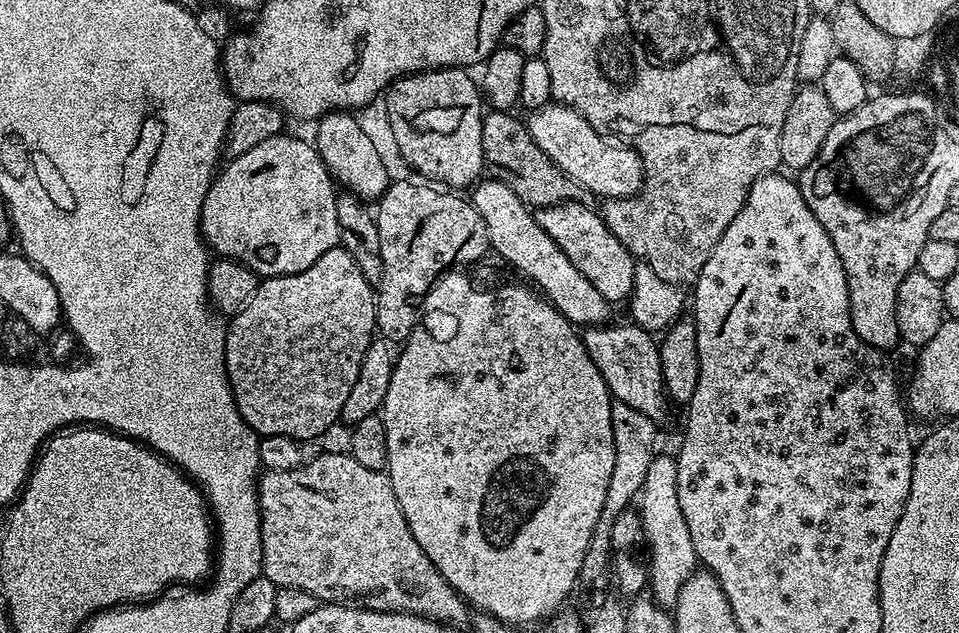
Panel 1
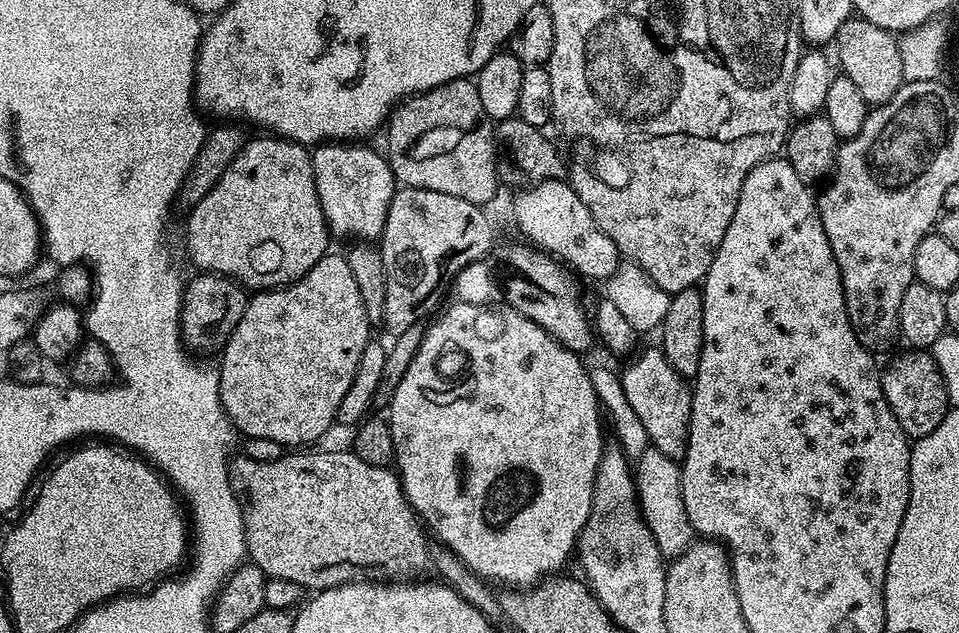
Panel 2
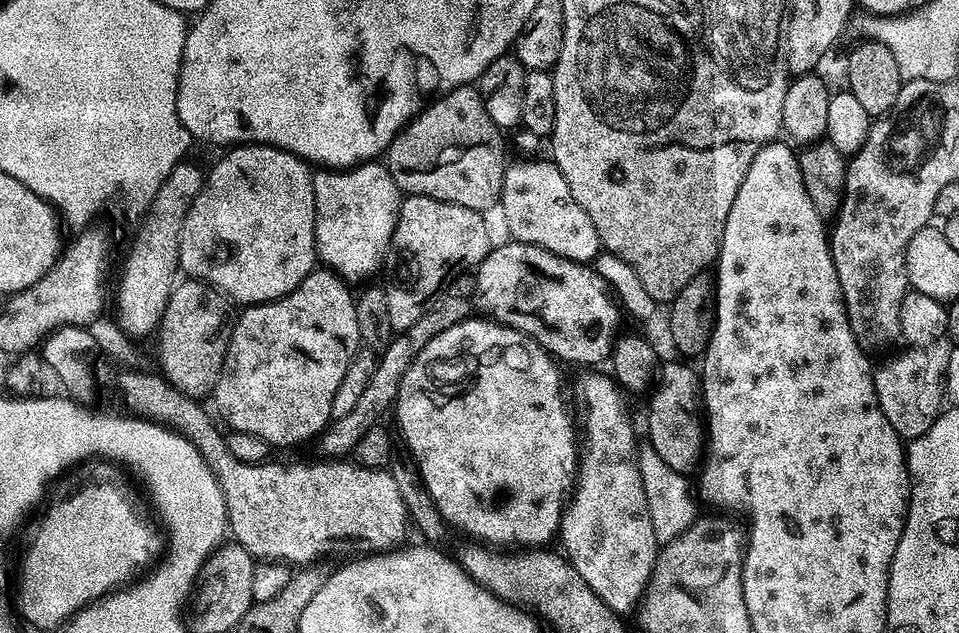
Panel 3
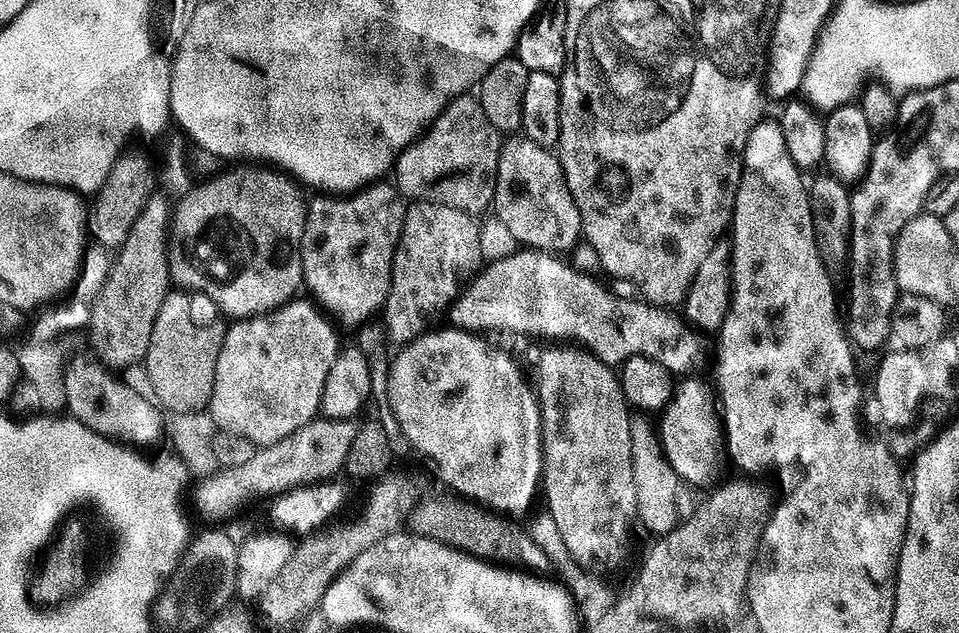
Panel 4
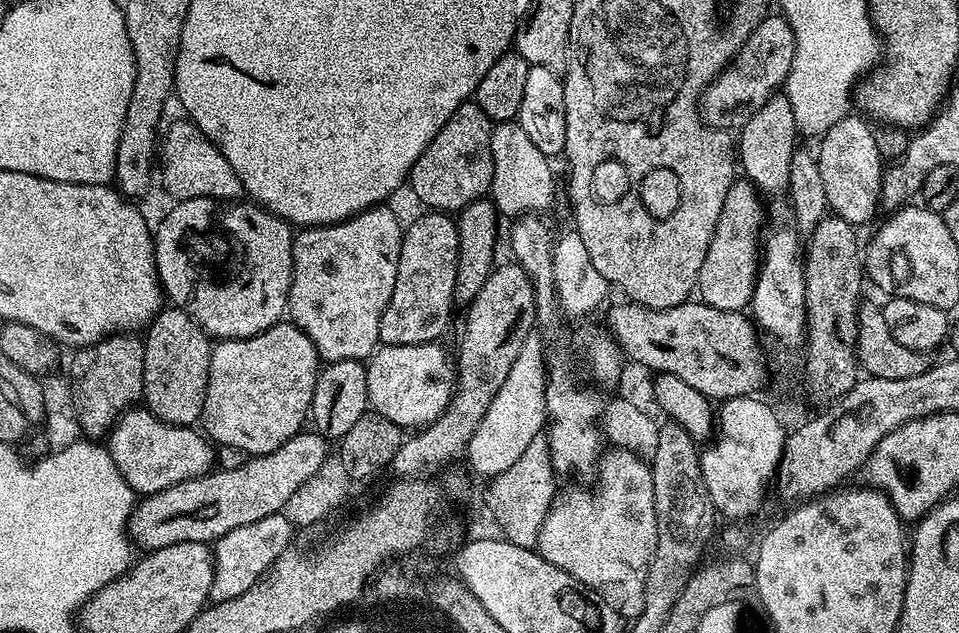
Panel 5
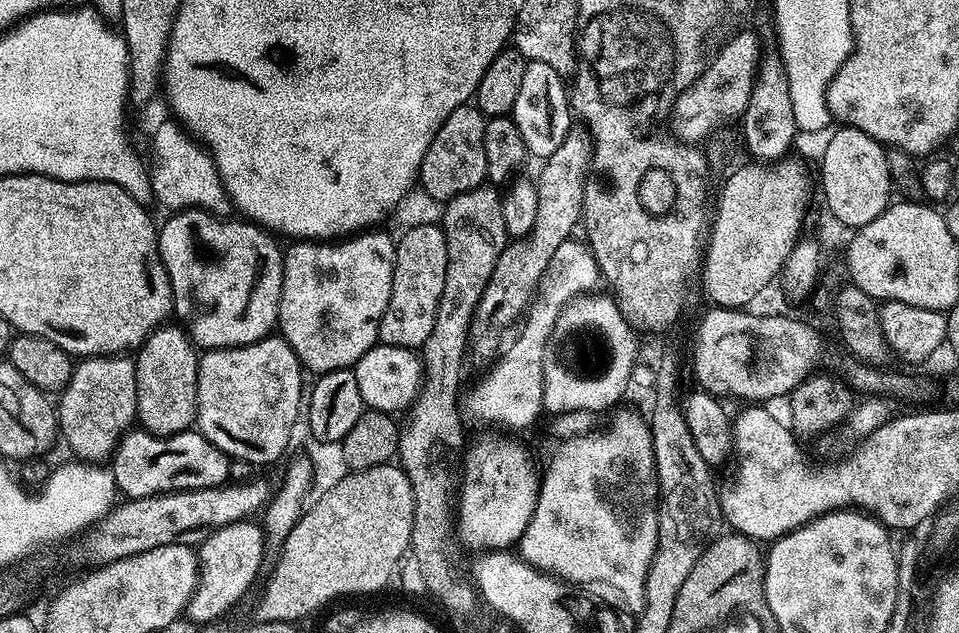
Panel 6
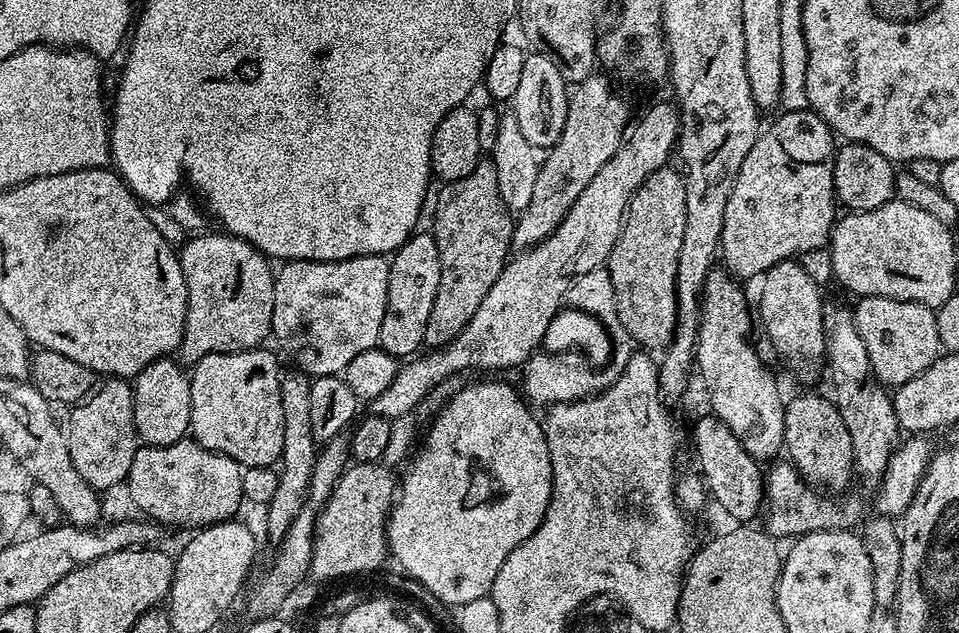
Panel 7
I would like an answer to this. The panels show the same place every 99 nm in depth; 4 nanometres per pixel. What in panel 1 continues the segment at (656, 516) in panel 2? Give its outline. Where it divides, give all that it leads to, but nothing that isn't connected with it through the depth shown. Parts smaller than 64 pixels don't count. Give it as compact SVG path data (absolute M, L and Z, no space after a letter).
M657 454L650 462L650 470L646 470L646 482L642 482L642 490L638 497L638 513L643 524L643 539L646 547L652 551L650 563L650 592L657 604L661 606L675 605L678 594L686 582L686 578L697 569L698 561L694 542L690 542L690 529L686 526L686 518L682 518L682 506L678 506L678 470L676 461L670 455Z

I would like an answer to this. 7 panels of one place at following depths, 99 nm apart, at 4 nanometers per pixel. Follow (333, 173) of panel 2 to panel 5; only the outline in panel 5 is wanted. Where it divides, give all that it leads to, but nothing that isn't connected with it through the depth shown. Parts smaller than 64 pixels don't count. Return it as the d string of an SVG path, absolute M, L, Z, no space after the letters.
M377 206L368 208L360 212L357 216L351 216L349 220L343 220L337 224L319 224L317 228L301 227L292 238L292 281L288 291L288 310L287 319L301 328L314 342L316 353L320 356L321 361L333 364L339 360L359 360L367 361L372 353L376 351L380 344L380 323L382 314L386 310L386 302L390 302L390 294L394 294L394 278L398 278L398 258L402 250L402 238L404 237L404 228L400 220L394 213L388 209L388 206Z

